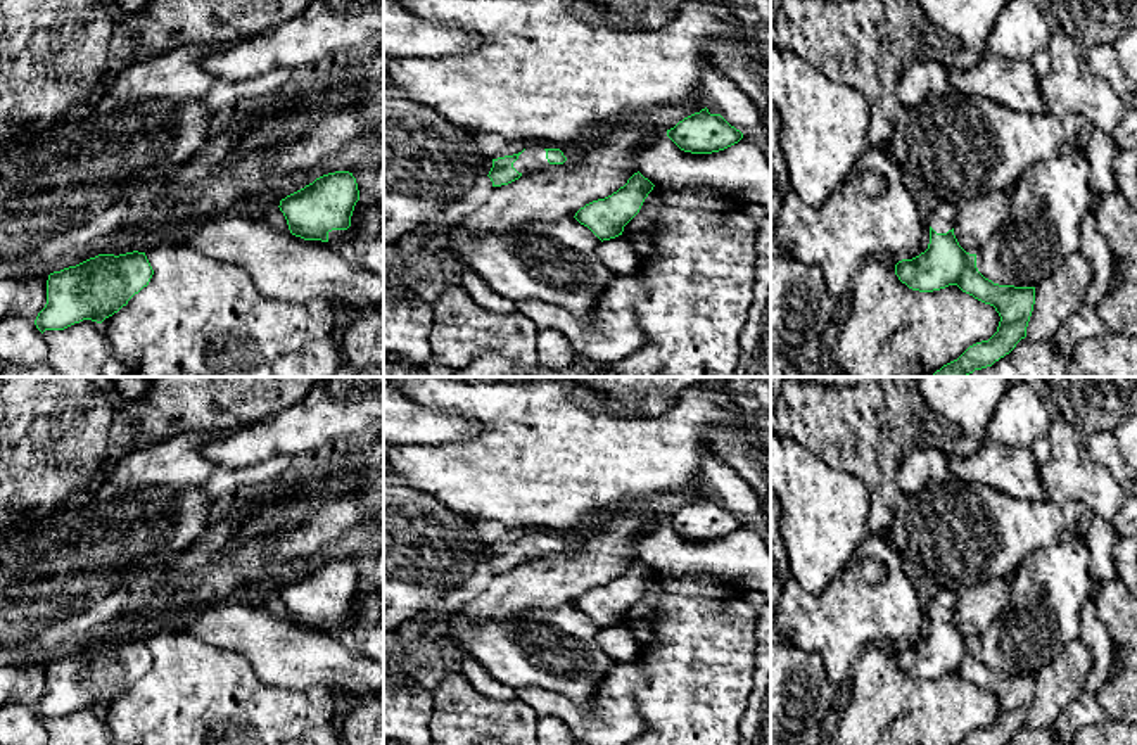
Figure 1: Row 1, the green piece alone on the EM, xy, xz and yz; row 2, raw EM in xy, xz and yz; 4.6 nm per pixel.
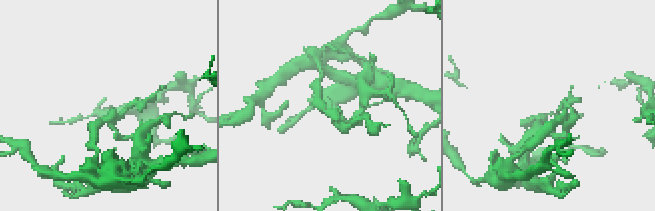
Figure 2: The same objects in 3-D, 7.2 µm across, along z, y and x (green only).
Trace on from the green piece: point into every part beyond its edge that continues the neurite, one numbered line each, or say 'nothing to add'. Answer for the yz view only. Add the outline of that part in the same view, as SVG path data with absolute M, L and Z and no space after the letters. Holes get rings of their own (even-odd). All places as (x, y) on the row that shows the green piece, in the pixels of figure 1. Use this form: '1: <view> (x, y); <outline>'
1: yz (944, 215); M931 201L930 226L937 233L947 233L954 228L957 218L957 204Z

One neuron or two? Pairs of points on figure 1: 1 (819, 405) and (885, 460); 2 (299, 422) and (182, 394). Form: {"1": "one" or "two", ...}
{"1": "one", "2": "two"}

